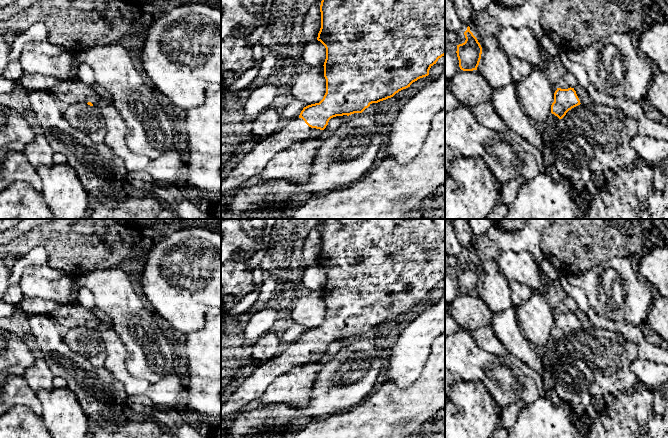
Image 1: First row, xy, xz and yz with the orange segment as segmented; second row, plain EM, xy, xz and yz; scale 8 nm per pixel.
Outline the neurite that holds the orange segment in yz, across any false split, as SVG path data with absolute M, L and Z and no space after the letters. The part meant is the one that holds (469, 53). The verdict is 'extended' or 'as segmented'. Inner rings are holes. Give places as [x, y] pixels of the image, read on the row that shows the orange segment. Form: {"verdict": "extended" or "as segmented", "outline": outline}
{"verdict": "extended", "outline": "M453 0L455 10L459 18L467 26L467 30L464 32L465 42L457 45L457 57L459 60L459 67L463 71L477 70L479 65L482 47L477 38L470 31L472 23L472 6L469 0Z"}

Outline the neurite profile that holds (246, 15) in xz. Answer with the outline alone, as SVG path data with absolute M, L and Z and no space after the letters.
M221 0L221 41L240 29L243 35L268 24L275 0Z

